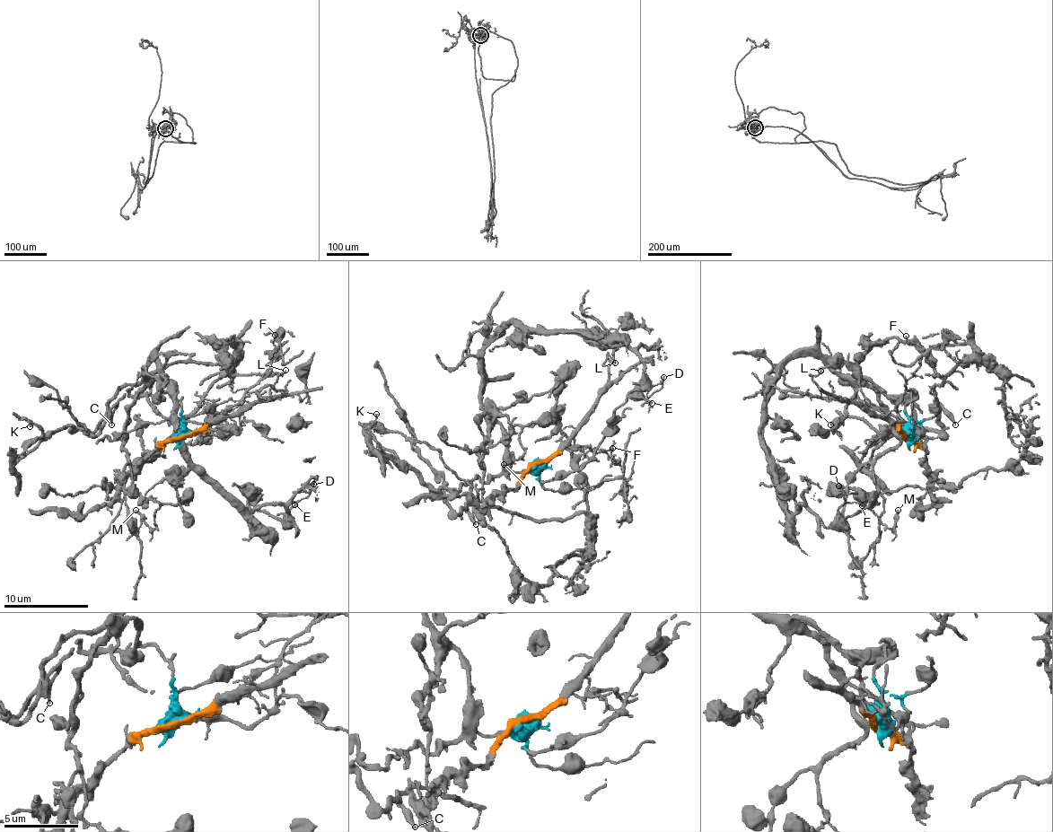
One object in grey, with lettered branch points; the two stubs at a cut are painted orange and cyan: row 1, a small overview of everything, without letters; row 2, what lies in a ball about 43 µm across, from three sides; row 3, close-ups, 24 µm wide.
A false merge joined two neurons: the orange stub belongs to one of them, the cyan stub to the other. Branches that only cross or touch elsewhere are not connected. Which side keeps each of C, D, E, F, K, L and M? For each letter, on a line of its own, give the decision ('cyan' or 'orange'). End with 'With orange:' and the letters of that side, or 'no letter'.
C: cyan
D: cyan
E: cyan
F: orange
K: cyan
L: orange
M: cyan
With orange: F, L

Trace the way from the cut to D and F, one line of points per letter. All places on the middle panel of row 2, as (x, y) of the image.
D: (538, 465), (510, 467), (481, 401), (482, 348), (503, 328), (585, 330), (632, 347), (653, 385), (663, 377)
F: (538, 463), (548, 463), (565, 448), (570, 451), (579, 446), (605, 451), (615, 464), (613, 447)

